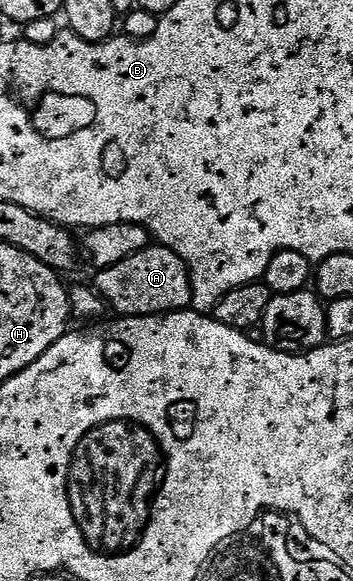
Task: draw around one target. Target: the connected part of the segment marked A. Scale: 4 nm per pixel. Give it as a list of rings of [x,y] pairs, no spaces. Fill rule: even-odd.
[[[151,245],[146,251],[140,251],[135,257],[127,257],[127,261],[119,261],[119,265],[96,272],[96,290],[110,308],[117,310],[121,317],[135,315],[167,315],[171,311],[184,311],[193,302],[193,282],[189,276],[189,267],[171,249],[160,245]]]

